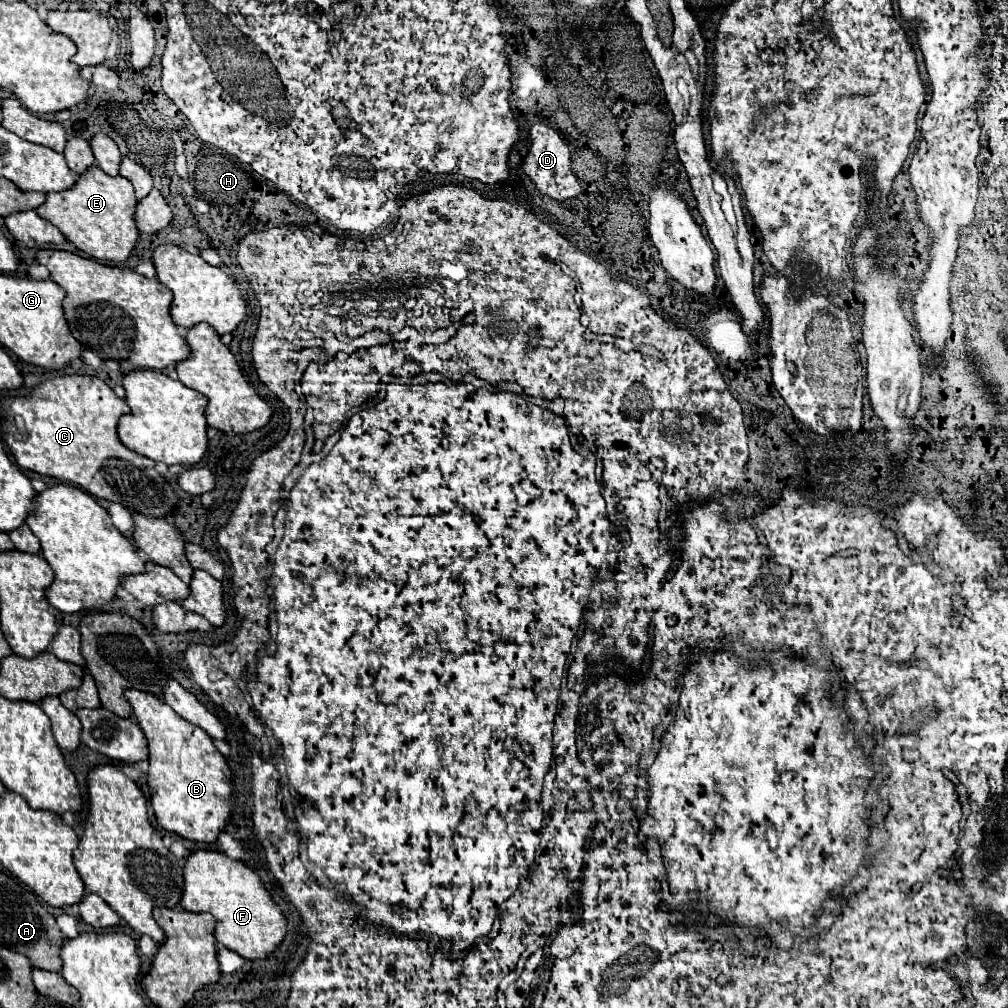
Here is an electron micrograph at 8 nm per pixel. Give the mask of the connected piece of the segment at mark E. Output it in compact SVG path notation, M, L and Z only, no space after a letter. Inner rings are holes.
M93 166L83 172L83 176L77 176L75 186L71 186L67 192L49 192L45 196L47 200L35 212L47 222L55 224L79 250L93 258L111 260L115 264L121 264L129 258L139 232L133 222L137 198L127 178L107 176L101 168Z

